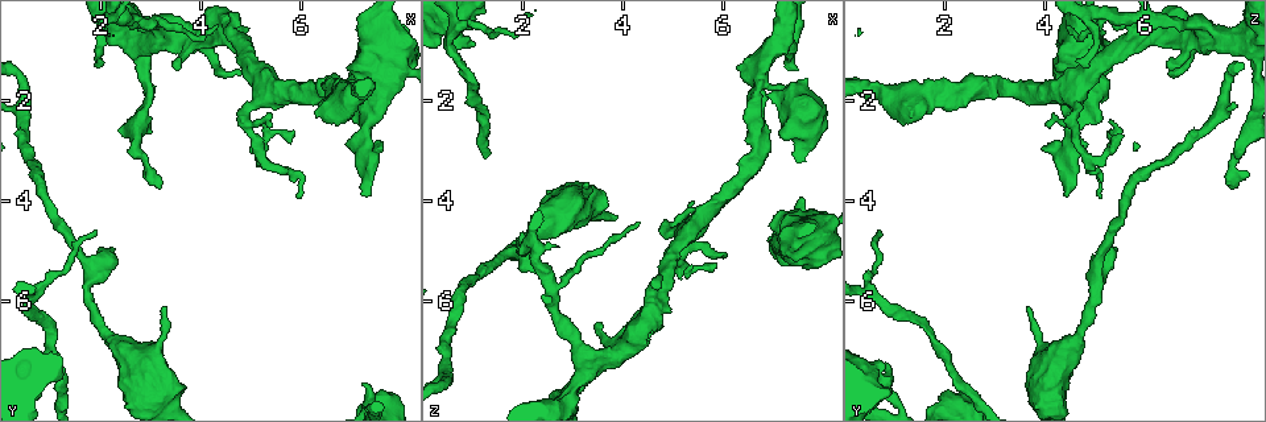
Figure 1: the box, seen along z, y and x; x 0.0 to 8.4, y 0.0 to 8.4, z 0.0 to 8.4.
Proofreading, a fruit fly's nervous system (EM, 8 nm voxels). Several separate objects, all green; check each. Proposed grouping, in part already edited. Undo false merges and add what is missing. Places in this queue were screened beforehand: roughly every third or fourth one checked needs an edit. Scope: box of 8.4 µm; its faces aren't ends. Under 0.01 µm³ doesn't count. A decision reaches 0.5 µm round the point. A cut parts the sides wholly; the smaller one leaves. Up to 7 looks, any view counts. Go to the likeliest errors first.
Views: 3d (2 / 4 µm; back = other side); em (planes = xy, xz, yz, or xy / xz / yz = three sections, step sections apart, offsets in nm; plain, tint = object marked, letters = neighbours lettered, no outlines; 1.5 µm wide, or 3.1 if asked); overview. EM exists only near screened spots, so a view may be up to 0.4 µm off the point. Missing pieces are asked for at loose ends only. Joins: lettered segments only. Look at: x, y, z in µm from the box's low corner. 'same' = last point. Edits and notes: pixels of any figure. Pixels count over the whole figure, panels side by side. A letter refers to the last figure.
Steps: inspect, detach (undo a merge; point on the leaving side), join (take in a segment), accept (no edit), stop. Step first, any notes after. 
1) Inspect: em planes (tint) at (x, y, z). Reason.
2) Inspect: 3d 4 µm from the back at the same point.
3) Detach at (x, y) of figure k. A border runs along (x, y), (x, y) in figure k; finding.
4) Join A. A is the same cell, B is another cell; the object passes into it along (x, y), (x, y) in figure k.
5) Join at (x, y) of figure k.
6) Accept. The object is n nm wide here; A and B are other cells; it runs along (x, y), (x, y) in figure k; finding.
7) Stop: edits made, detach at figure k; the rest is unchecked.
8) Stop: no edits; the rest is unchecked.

Inspect: 3d 4 µm at (7.60, 2.95, 3.90). Branch stops here.

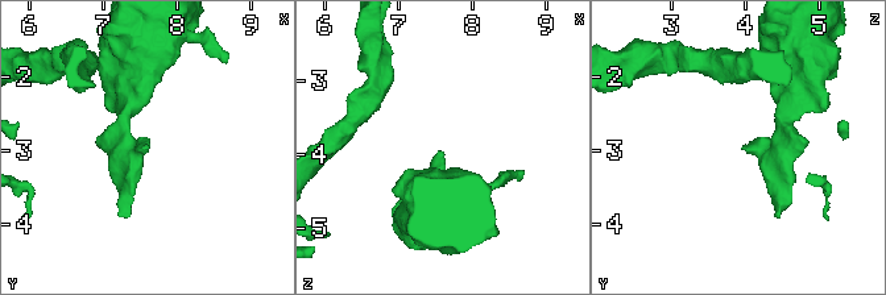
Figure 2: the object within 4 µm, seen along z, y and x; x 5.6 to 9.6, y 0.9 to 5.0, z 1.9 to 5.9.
Inspect: em planes (letters) at (7.60, 2.95, 3.95).

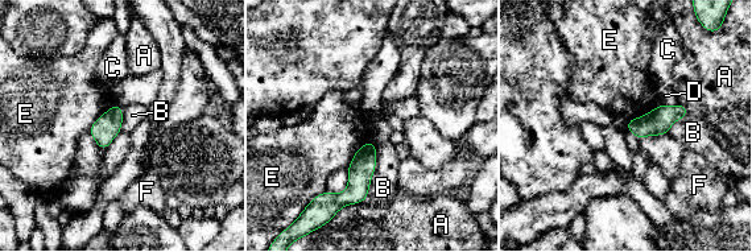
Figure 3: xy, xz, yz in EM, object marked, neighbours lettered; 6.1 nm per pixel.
Accept. A, B, C, D, E and F are other cells; a border runs along (371, 140), (355, 152), (346, 168) in figure 3; none of them fits.

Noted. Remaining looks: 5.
Inspect: em planes (letters) at (1.00, 7.20, 0.85). Free end.

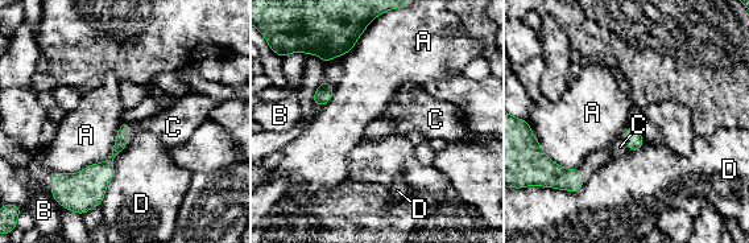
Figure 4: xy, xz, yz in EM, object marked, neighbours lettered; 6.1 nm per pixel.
Join C. C is the same cell, A, B and D are other cells; the object passes into it along (106, 171), (125, 135), (165, 126) in figure 4; it goes on there.

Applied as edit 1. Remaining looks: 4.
Inspect: overview. Redraw.

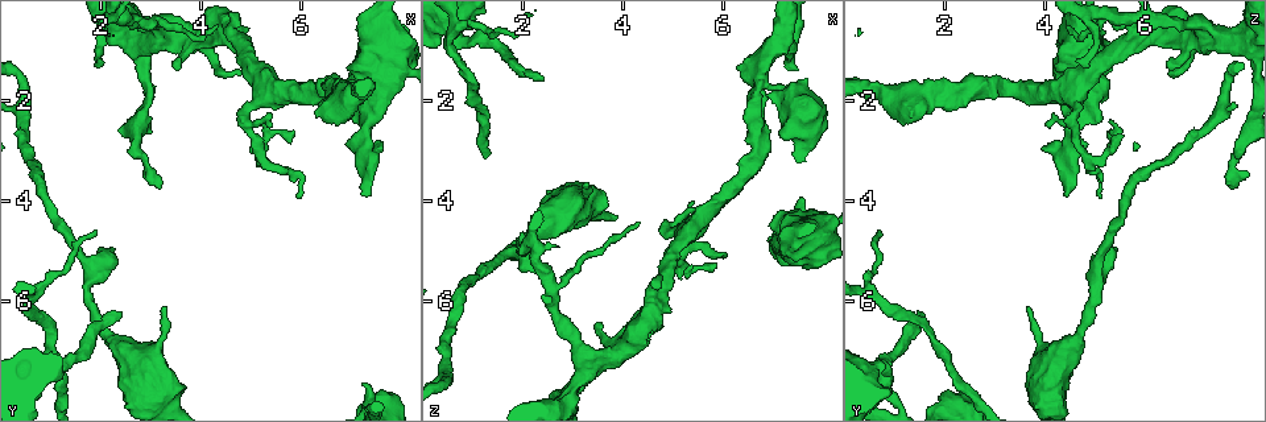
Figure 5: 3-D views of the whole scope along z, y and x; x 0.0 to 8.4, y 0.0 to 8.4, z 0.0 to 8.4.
Inspect: 3d 2 µm at (2.40, 6.25, 1.60). Free end.

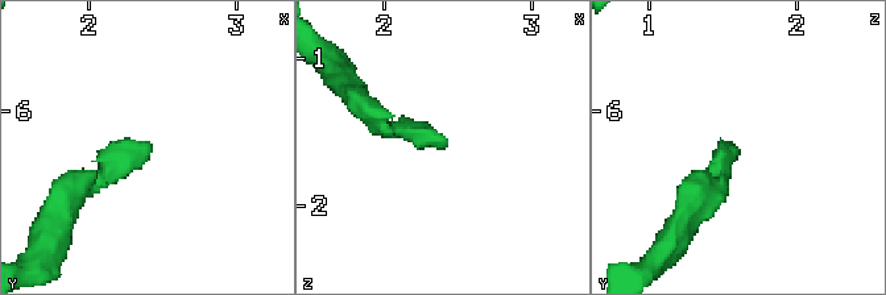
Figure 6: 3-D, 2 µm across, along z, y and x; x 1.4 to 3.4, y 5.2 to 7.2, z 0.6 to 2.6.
Inspect: em xz step 8 (letters) at (2.42, 6.28, 1.62).

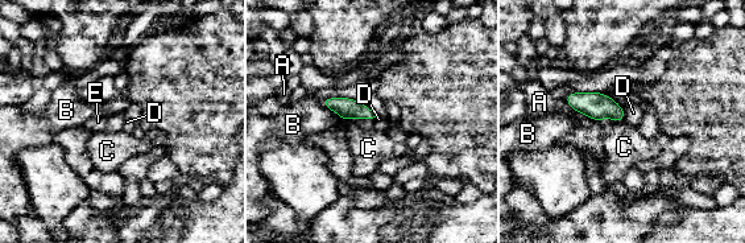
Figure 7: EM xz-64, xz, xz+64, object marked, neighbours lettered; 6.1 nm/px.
Inspect: em planes (letters) at the same point.

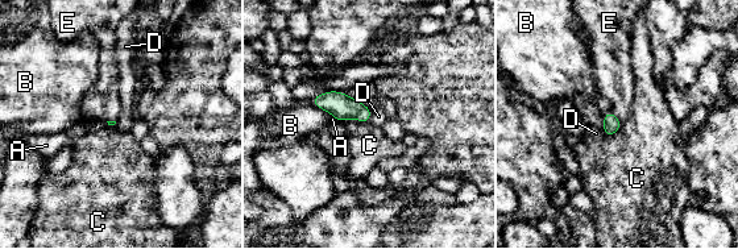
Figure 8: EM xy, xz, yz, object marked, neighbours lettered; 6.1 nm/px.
Join E. The longest contact is with B, 160 nm; E is the same cell, A, B, C and D are other cells; the object passes into it along (612, 124), (616, 117), (616, 84) in figure 8; it goes on there.

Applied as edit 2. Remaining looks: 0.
Stop: edits made, join at figure 4, join at figure 8; the rest is unchecked.

